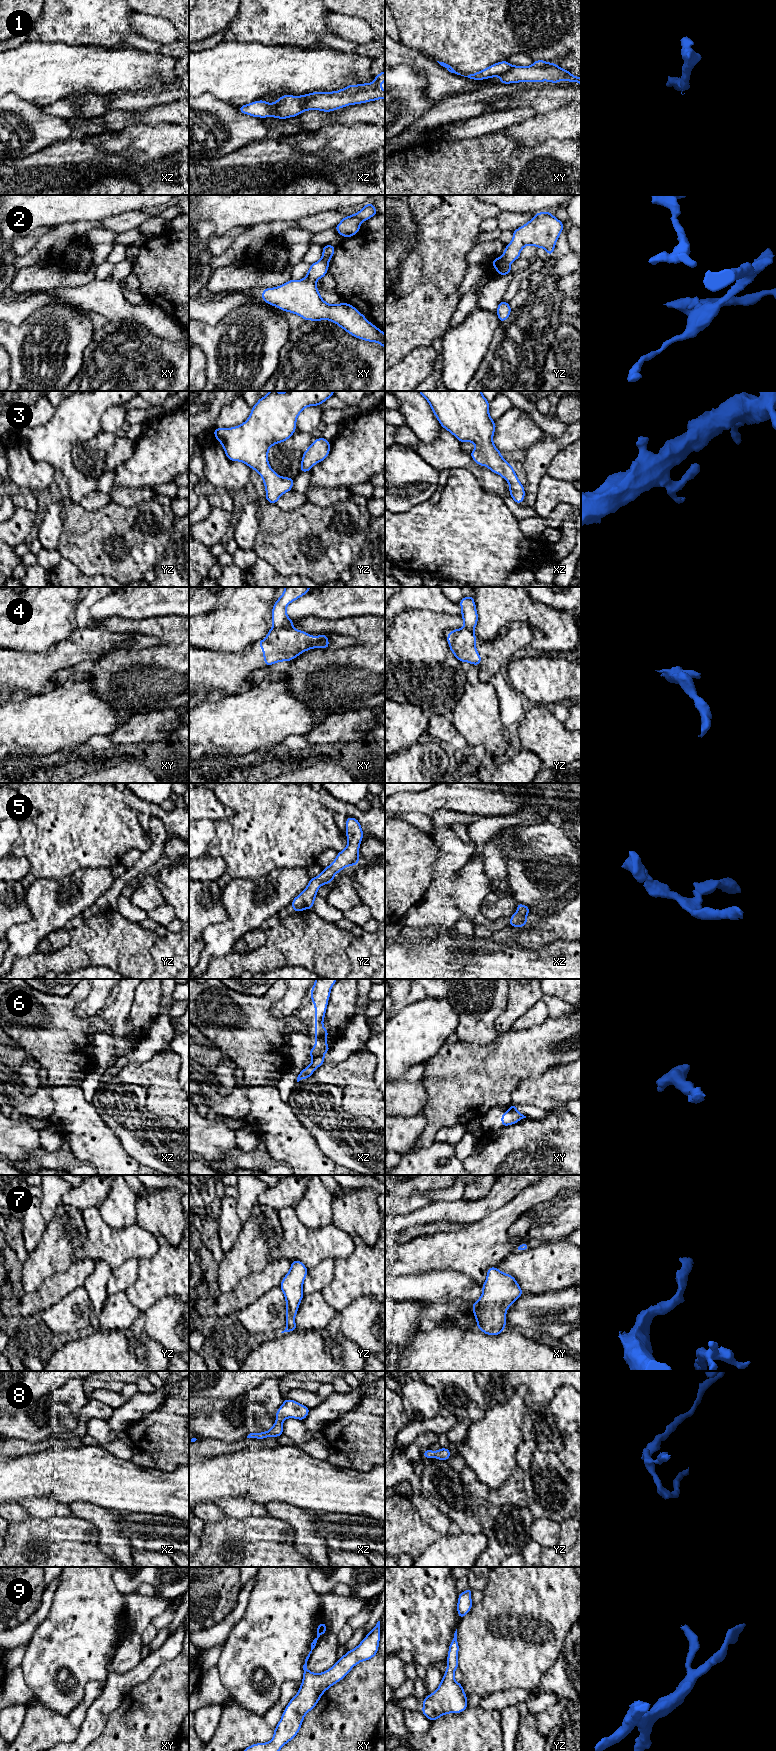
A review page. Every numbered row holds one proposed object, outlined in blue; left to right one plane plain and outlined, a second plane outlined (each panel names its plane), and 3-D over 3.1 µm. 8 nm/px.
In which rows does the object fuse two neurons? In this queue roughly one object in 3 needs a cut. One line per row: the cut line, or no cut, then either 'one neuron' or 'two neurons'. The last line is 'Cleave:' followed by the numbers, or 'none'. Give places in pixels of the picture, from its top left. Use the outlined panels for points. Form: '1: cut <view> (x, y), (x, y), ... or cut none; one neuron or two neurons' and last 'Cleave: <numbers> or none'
1: cut xz (379, 86), (351, 93), (333, 92); two neurons
2: cut yz (502, 256), (509, 263); two neurons
3: cut none; one neuron
4: cut xy (273, 626), (277, 628), (291, 628); two neurons
5: cut none; one neuron
6: cut xz (322, 1054), (313, 1058); two neurons
7: cut none; one neuron
8: cut none; one neuron
9: cut none; one neuron
Cleave: 1, 2, 4, 6

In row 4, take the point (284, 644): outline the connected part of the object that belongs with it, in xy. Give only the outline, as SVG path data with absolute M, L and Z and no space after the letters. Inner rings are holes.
M271 627L265 639L257 642L263 649L265 667L282 661L291 661L301 653L313 649L326 649L330 646L328 635L314 637L305 631L294 628Z

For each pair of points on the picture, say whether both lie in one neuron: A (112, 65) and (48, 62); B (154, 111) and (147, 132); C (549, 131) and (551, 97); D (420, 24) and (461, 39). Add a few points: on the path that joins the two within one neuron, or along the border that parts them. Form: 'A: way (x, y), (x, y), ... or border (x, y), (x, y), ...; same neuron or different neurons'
A: way (96, 65), (64, 65); same neuron
B: border (143, 122), (174, 123); different neurons
C: border (570, 101), (557, 108), (536, 115); different neurons
D: way (430, 24), (446, 24), (451, 29); same neuron

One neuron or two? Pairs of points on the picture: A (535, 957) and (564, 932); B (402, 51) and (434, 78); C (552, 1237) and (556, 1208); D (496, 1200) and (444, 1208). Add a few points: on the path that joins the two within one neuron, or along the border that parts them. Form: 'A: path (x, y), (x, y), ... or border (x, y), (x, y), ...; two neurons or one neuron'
A: border (570, 941), (554, 941), (548, 944); two neurons
B: path (410, 57), (417, 60), (427, 70); one neuron
C: path (552, 1230), (552, 1222), (556, 1215); one neuron
D: path (483, 1207), (457, 1208); one neuron

